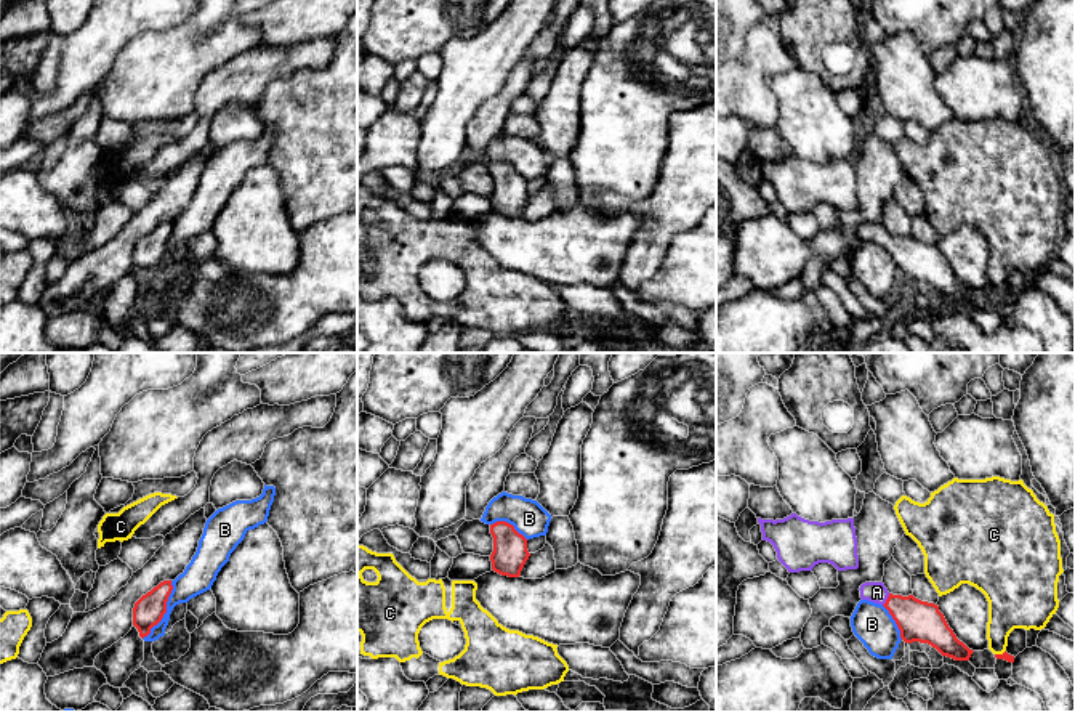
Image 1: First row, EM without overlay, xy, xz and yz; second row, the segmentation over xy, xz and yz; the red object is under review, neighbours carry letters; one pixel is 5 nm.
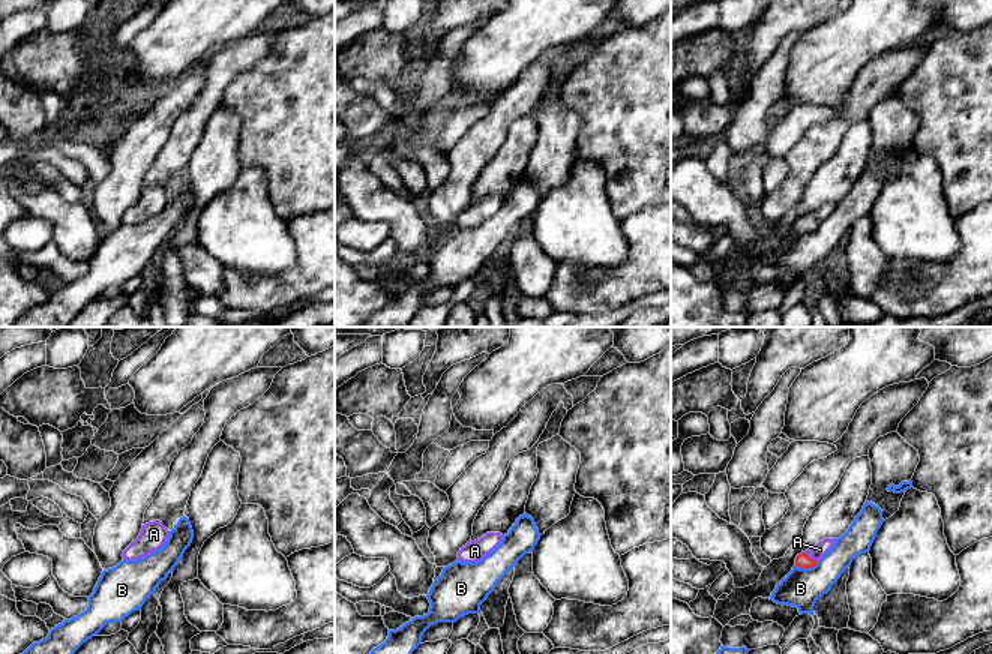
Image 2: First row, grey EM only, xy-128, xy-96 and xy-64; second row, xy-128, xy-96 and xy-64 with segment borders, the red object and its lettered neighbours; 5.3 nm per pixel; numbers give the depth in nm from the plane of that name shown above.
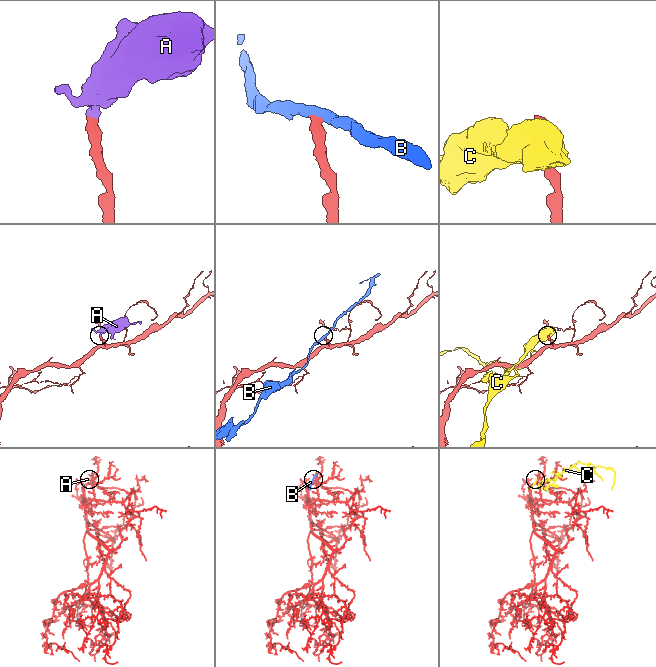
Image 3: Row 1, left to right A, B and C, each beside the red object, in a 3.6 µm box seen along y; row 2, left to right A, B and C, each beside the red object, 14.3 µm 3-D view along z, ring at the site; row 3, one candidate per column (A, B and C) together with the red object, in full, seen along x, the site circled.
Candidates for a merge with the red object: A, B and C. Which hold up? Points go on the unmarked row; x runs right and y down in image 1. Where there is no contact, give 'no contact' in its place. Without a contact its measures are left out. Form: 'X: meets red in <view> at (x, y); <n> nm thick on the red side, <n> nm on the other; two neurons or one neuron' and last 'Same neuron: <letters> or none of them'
A: meets red in yz at (886, 241); 200 nm thick on the red side, 100 nm on the other; one neuron
B: meets red in xy at (165, 250); 150 nm thick on the red side, 160 nm on the other; two neurons
C: meets red in yz at (1000, 295); 40 nm thick on the red side, 220 nm on the other; two neurons
Same neuron: A

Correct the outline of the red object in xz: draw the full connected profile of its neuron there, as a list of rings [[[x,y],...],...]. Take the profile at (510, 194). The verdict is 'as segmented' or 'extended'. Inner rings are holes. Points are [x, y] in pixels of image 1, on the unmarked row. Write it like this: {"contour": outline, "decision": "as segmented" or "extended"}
{"contour": [[[506,162],[490,165],[490,175],[493,178],[492,210],[501,216],[519,218],[530,197],[527,180]]], "decision": "as segmented"}

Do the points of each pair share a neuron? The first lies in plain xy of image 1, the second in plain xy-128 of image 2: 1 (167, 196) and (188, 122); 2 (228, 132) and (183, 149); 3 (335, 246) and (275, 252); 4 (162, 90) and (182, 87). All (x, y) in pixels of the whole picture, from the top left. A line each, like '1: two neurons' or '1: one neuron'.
1: one neuron
2: two neurons
3: two neurons
4: two neurons

